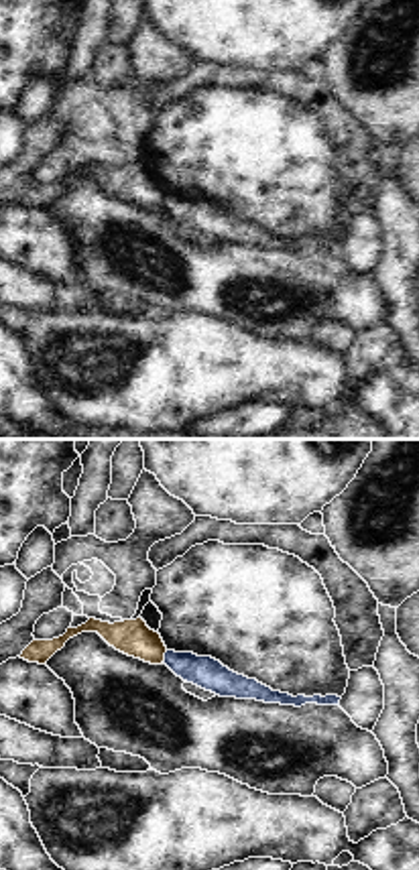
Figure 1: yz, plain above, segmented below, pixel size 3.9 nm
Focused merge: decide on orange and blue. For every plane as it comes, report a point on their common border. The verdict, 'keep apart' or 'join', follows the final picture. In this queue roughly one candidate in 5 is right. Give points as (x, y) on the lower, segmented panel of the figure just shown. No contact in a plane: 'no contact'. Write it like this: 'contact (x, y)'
contact (163, 657)

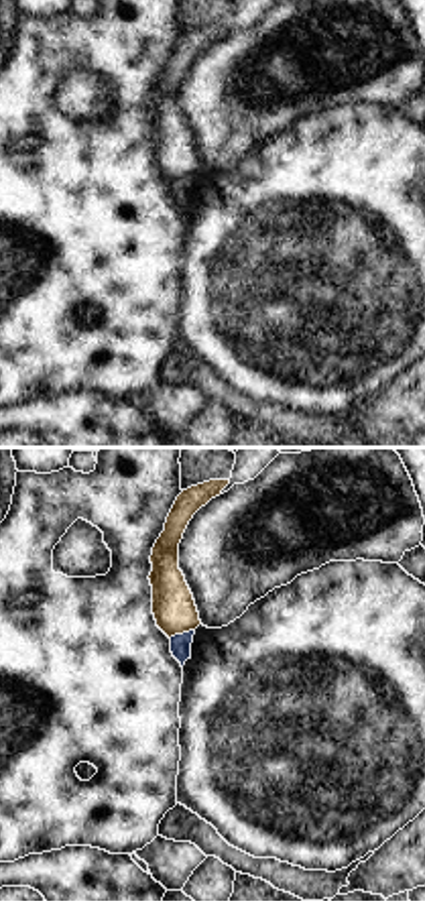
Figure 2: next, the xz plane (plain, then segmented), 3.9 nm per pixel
contact (181, 633)

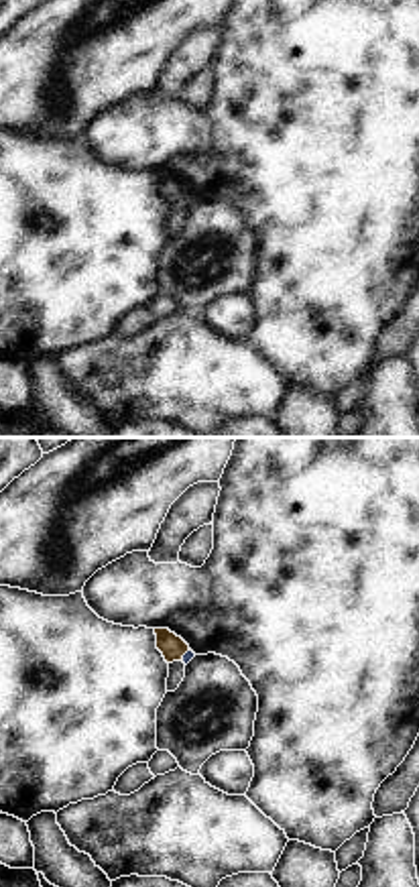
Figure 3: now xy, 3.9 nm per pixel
contact (184, 654)

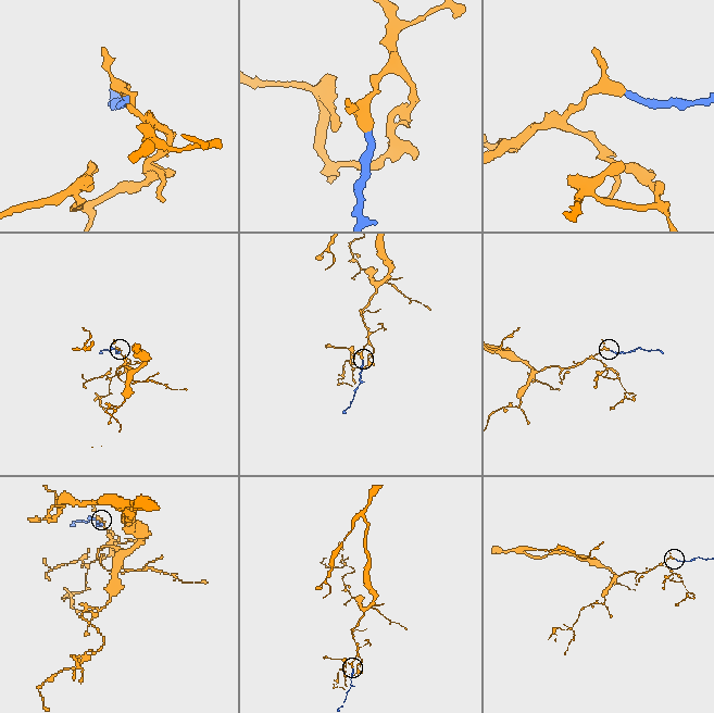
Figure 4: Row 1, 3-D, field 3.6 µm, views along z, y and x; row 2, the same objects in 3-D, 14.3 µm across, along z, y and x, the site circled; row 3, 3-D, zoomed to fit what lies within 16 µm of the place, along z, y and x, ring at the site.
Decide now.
keep apart

